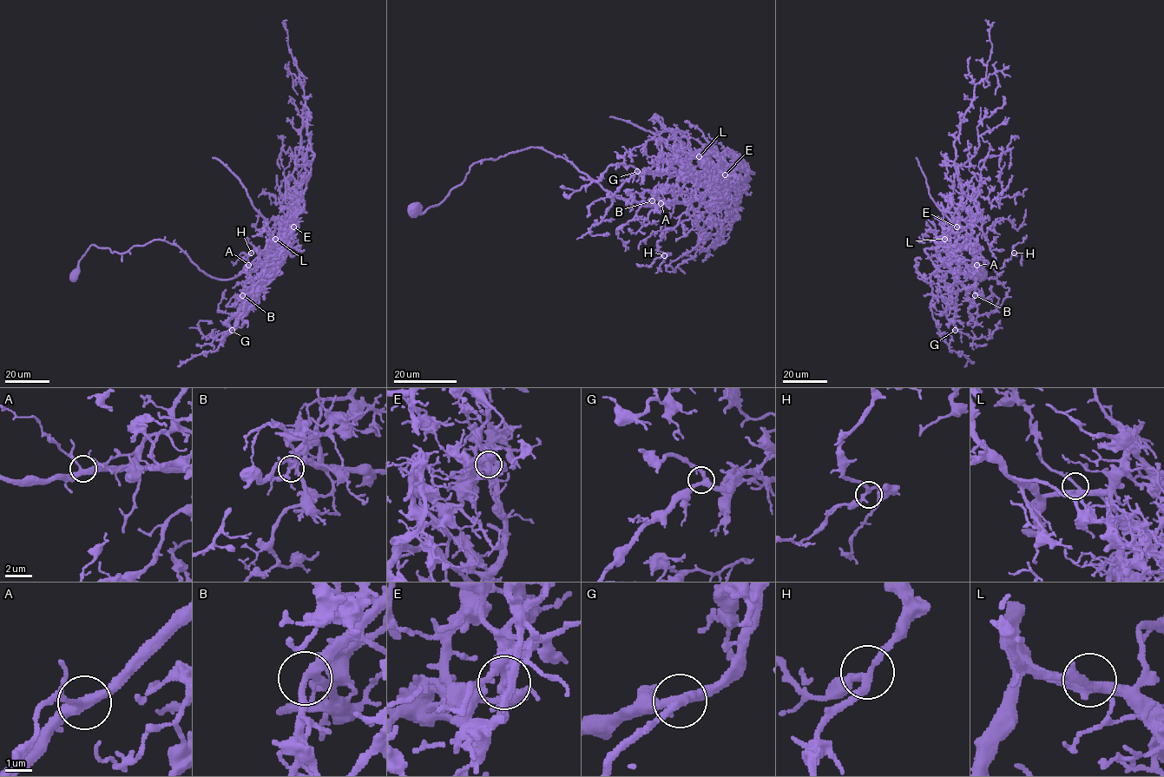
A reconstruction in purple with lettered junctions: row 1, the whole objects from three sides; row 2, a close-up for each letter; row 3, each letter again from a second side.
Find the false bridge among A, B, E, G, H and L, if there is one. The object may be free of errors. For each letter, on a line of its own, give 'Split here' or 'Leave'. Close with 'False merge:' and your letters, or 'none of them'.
A: Leave
B: Leave
E: Split here
G: Leave
H: Leave
L: Leave
False merge: E

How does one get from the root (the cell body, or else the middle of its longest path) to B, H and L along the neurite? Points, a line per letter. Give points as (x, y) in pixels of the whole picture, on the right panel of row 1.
B: (983, 274), (977, 245), (947, 253), (937, 239), (974, 279), (975, 240), (975, 295)
H: (983, 274), (977, 245), (947, 253), (937, 239), (974, 279), (970, 238), (976, 258), (996, 271), (1014, 253)
L: (983, 274), (977, 245), (947, 253), (937, 239), (975, 279), (972, 238), (953, 246), (944, 239)

